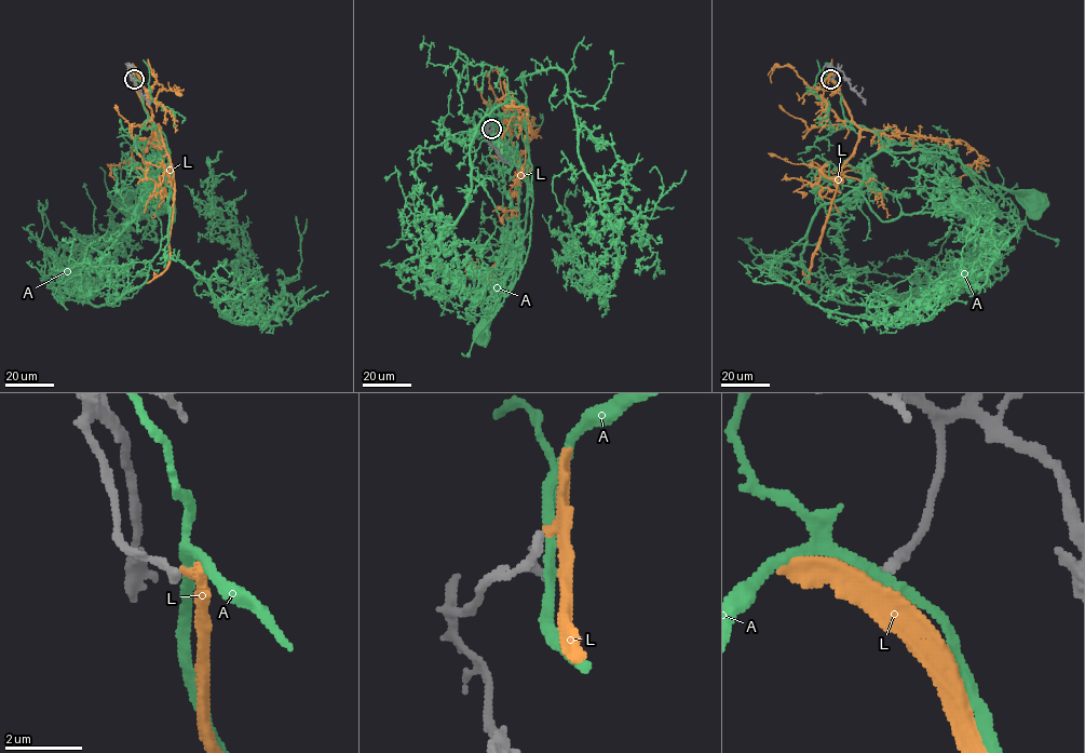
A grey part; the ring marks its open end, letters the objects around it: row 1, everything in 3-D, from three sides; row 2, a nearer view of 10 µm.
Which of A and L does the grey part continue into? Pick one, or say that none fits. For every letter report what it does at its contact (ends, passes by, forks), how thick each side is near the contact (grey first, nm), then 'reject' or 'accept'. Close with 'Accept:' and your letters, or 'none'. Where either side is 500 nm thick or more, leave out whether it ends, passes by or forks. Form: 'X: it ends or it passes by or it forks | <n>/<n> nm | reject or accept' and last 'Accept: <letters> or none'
A: it passes by | 280/280 nm | reject
L: it passes by | 260/320 nm | accept
Accept: L

